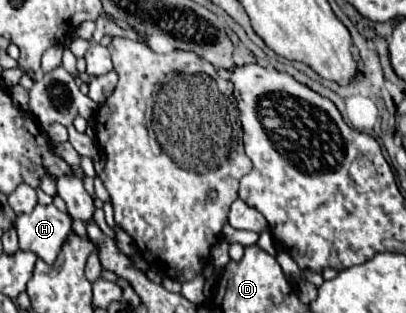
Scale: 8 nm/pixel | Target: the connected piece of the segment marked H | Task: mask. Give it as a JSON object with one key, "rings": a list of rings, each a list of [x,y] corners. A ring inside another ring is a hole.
{"rings":[[[38,204],[30,214],[18,216],[16,230],[20,238],[20,250],[34,252],[52,266],[68,234],[72,234],[72,218],[54,204]]]}

